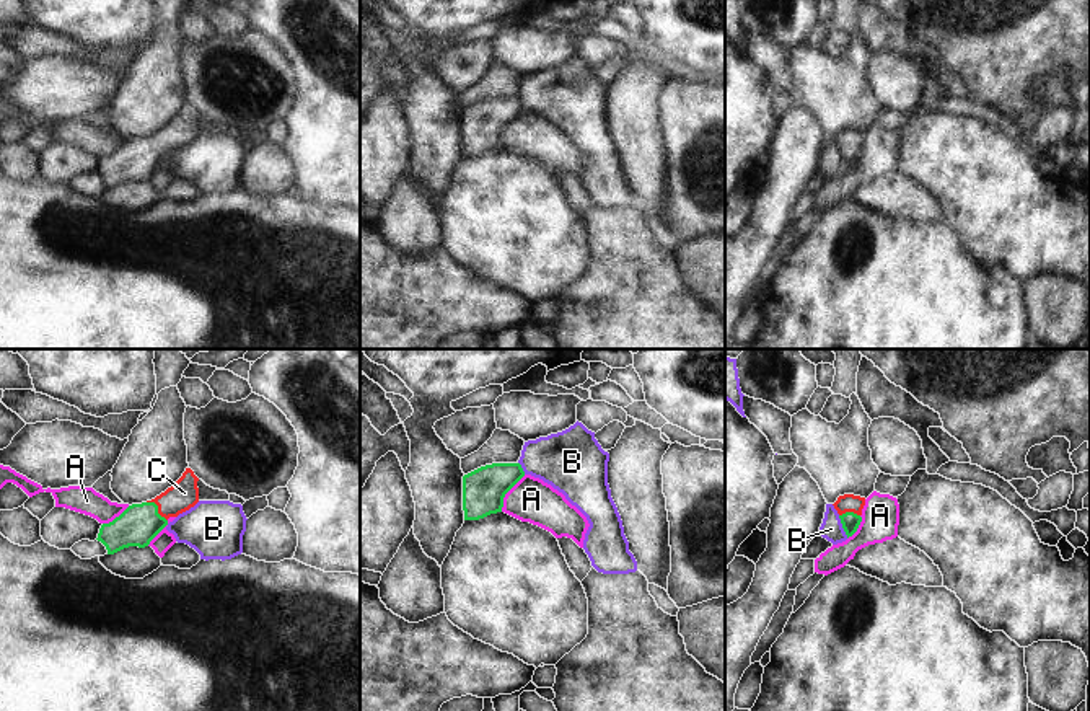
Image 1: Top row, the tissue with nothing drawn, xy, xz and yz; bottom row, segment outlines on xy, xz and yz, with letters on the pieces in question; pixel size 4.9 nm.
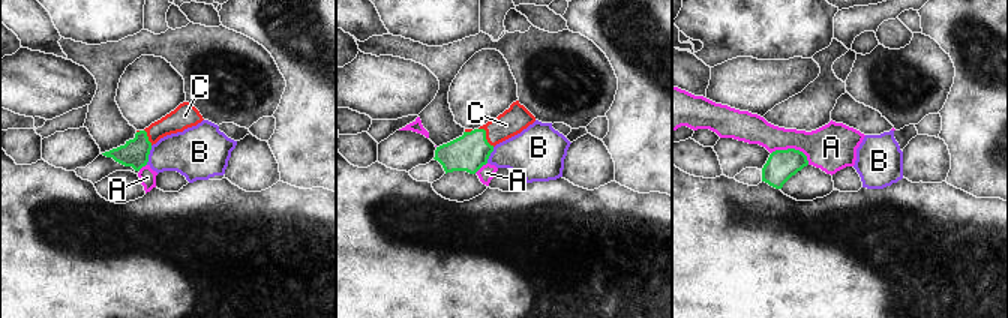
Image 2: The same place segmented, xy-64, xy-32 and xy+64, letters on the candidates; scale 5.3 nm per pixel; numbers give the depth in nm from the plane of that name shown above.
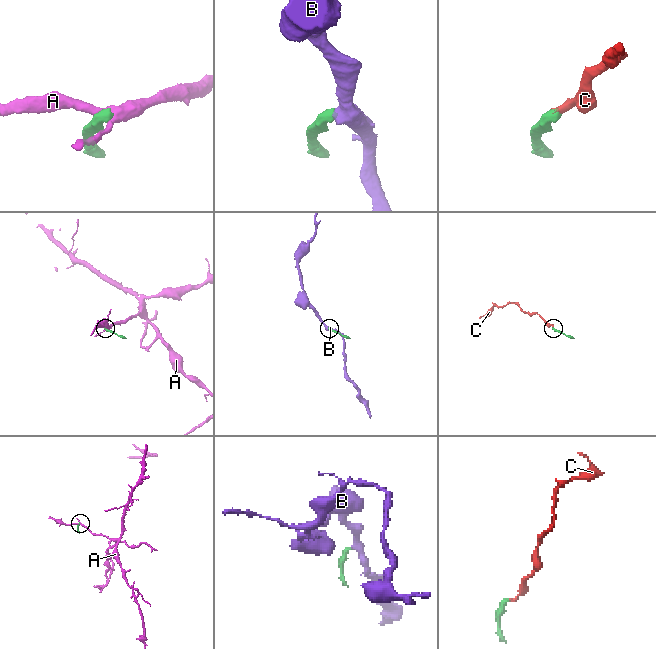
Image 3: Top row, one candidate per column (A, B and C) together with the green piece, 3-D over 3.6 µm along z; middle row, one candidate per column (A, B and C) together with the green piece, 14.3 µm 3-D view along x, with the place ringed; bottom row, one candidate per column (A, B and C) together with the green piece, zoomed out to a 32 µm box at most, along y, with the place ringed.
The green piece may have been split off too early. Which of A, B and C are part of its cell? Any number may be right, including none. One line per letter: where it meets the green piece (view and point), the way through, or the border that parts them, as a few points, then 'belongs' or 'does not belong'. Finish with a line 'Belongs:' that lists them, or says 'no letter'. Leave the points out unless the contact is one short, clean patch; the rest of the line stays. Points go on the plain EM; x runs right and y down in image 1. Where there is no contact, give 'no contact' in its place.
A: xz (507, 126) | along xz (525, 110), (505, 129), (501, 145) | does not belong
B: yz (843, 162) | along yz (838, 150), (848, 172) | does not belong
C: xy (157, 144) | across xy (139, 158), (157, 144), (183, 129) | belongs
Belongs: C

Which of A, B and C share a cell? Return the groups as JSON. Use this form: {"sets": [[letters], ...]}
{"sets": [["A"], ["B"], ["C"]]}

